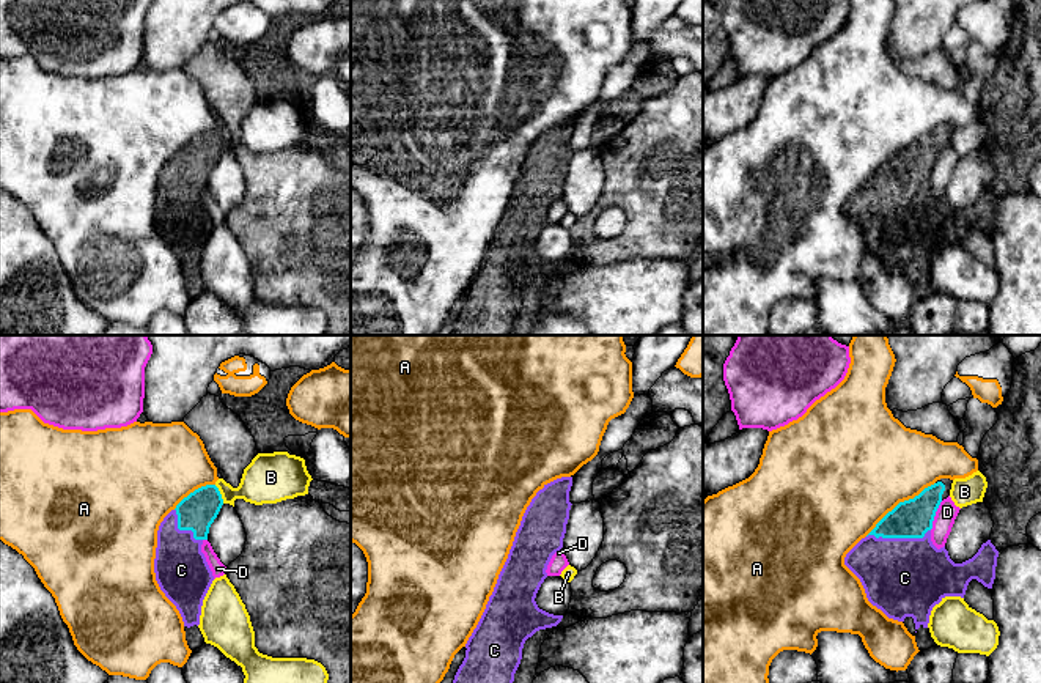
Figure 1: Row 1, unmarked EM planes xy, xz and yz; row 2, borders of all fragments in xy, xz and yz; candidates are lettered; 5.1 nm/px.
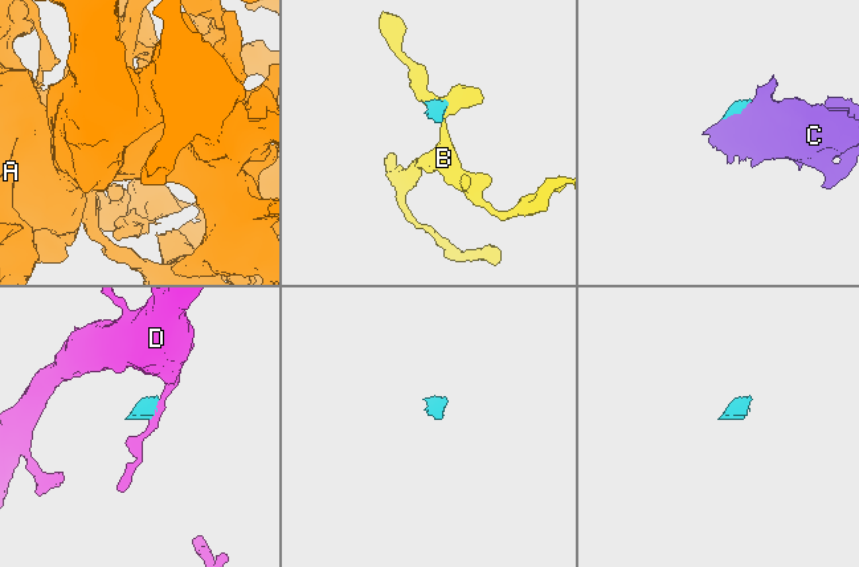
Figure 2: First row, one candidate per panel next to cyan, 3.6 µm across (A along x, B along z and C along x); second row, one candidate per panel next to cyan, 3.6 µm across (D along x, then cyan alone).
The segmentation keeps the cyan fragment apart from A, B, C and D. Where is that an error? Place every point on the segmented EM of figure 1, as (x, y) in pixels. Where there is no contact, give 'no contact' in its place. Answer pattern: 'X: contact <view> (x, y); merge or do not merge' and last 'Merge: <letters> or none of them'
A: contact yz (900, 502); do not merge
B: contact xy (220, 494); do not merge
C: contact yz (898, 537); merge
D: contact yz (934, 515); do not merge
Merge: C

